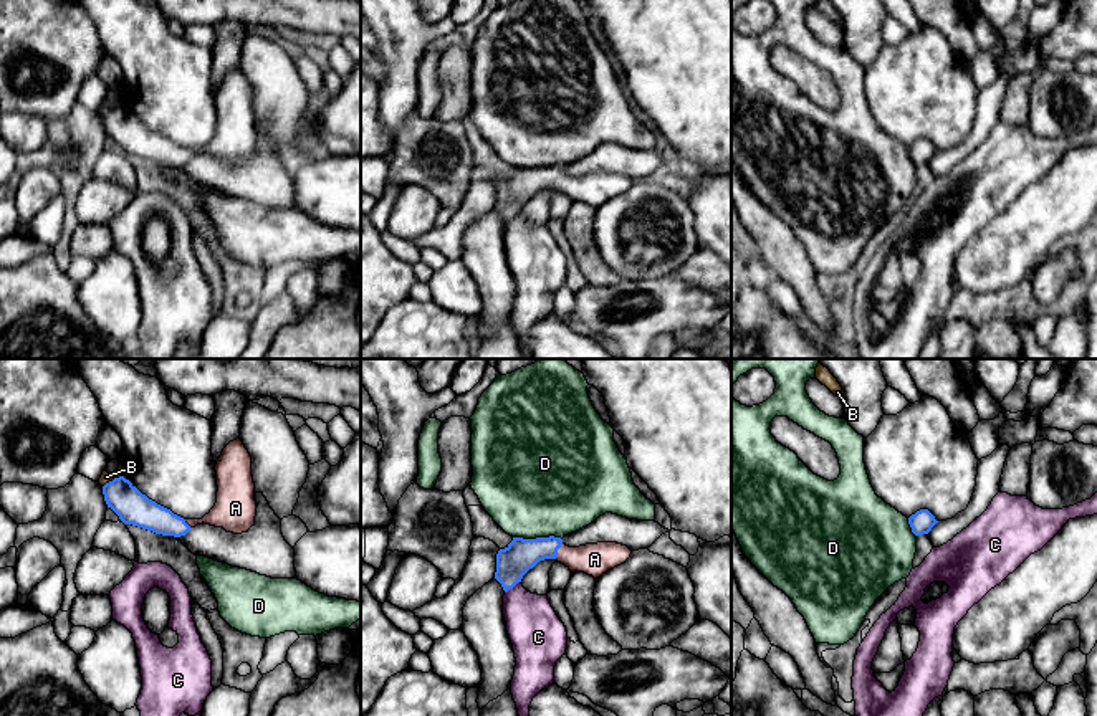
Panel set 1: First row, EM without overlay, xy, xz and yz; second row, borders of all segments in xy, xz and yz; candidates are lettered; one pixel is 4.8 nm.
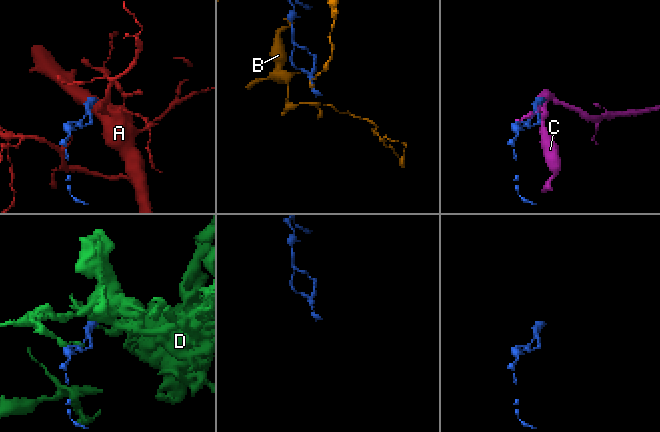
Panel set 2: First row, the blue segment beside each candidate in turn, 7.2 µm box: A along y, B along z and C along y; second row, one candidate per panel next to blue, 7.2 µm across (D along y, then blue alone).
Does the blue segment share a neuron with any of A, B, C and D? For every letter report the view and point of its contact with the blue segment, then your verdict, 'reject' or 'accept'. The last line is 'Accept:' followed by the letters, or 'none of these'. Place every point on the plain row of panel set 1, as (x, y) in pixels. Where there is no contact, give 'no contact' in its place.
A: contact xz (556, 181); accept
B: contact xy (113, 109); reject
C: contact xz (512, 217); reject
D: contact xz (538, 167); reject
Accept: A

